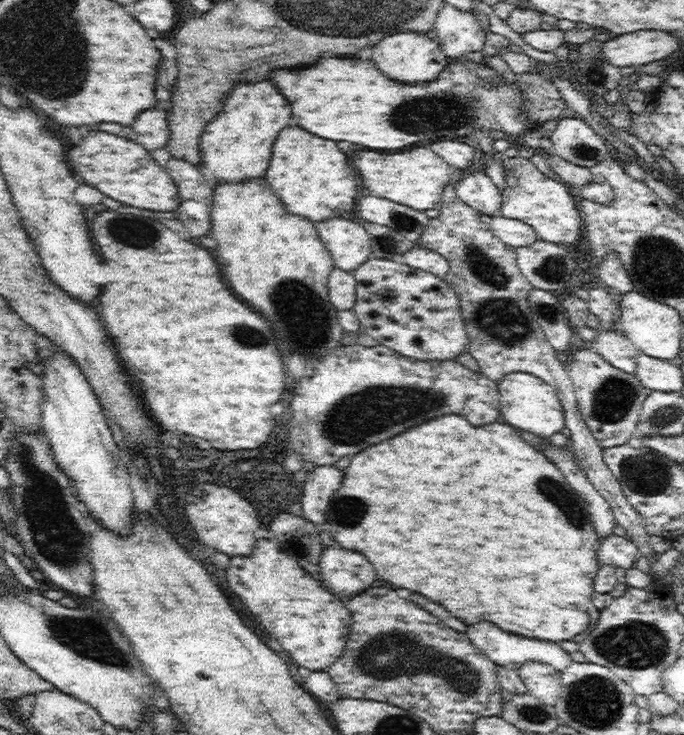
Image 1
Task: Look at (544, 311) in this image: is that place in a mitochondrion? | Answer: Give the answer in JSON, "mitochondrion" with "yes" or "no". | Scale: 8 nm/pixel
{"mitochondrion":"yes"}

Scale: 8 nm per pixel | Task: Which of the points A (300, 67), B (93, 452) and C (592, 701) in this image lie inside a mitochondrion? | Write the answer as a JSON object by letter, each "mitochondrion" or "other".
{"A":"other","B":"other","C":"mitochondrion"}

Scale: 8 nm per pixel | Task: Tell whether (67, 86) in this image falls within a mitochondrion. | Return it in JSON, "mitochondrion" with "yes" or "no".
{"mitochondrion":"yes"}

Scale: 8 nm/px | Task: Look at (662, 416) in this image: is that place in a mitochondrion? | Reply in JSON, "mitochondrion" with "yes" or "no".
{"mitochondrion":"yes"}

